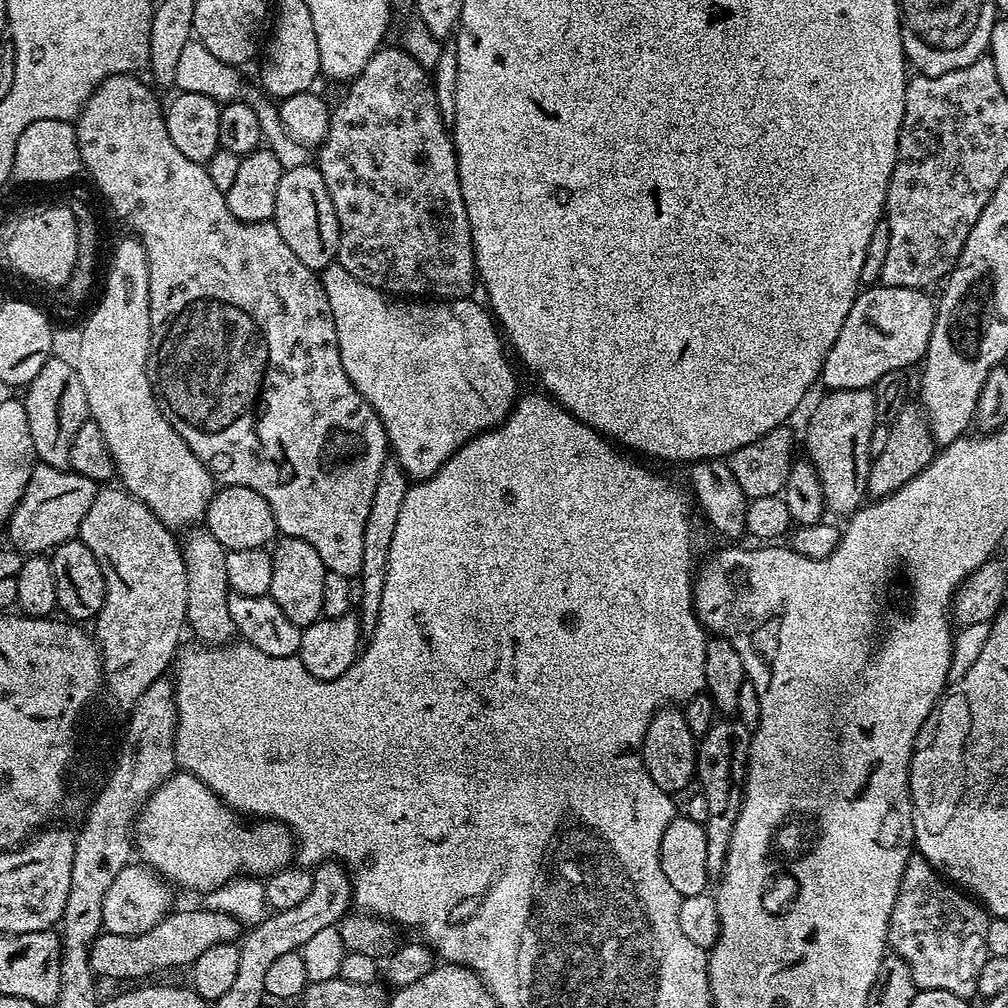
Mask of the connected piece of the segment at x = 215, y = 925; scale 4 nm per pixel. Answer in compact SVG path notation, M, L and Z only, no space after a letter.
M203 906L184 908L181 912L169 911L150 930L137 936L114 934L104 930L92 943L90 950L90 966L97 977L105 976L108 980L132 980L128 982L144 982L156 978L159 972L167 968L187 969L210 946L219 944L235 944L241 939L241 917L230 912L215 912Z

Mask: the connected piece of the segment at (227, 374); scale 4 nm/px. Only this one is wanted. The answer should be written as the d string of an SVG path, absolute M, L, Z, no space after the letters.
M136 74L107 76L93 90L92 97L84 103L84 107L81 108L80 114L76 117L74 123L76 125L76 141L78 142L83 171L85 173L89 172L92 175L93 182L100 187L100 192L108 199L109 206L136 231L133 233L140 239L148 255L148 269L150 270L150 326L152 327L150 354L148 355L148 377L152 383L152 392L156 395L156 401L159 402L164 416L170 422L170 426L174 426L174 430L178 430L182 442L186 442L186 446L190 446L192 453L207 466L213 481L219 482L224 486L246 486L250 490L262 494L262 498L266 498L270 502L270 510L274 514L276 530L281 537L293 536L294 538L302 538L302 542L310 542L310 546L314 546L314 550L318 550L318 558L322 558L327 571L334 574L342 574L349 578L359 577L362 570L362 529L366 527L366 514L370 514L370 498L374 498L374 486L378 486L378 474L382 470L385 460L389 459L390 449L388 447L388 439L386 438L386 430L382 426L378 414L372 409L370 402L366 402L362 398L362 394L358 394L354 382L350 382L350 378L346 378L346 370L342 370L342 354L338 354L338 334L334 330L334 314L330 314L330 302L326 302L326 290L322 286L319 275L302 262L298 262L298 254L294 254L294 250L290 250L290 246L286 246L282 234L278 234L278 226L275 222L272 220L242 222L238 218L234 218L234 214L230 214L230 206L226 206L225 193L222 190L218 190L218 186L214 186L207 167L194 162L190 158L186 158L186 154L182 154L182 150L178 150L178 146L174 146L174 141L171 140L170 134L166 130L166 122L164 121L165 109L162 107L162 104L156 101L155 94L139 80L140 78Z

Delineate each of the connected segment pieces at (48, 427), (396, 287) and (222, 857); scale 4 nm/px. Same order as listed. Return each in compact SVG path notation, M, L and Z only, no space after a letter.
M50 358L38 374L23 389L22 401L26 408L30 435L33 438L36 460L46 466L68 468L70 462L70 442L88 421L88 403L86 390L82 390L82 378L78 378L76 365L71 359L56 360Z
M381 47L379 52L366 62L366 66L356 75L355 80L347 85L348 93L331 109L329 130L324 141L319 145L320 160L318 167L322 174L322 182L326 182L326 190L330 190L330 202L334 202L334 214L338 214L340 227L340 245L336 251L336 260L358 282L366 282L366 286L374 286L389 294L399 294L404 298L439 298L442 300L462 300L473 295L472 287L477 287L476 255L472 249L472 231L466 214L466 202L460 189L460 175L456 165L456 149L452 142L449 125L440 119L438 102L435 100L433 77L429 69L416 61L403 47Z
M183 770L173 772L156 787L152 797L144 802L136 818L134 848L139 859L169 885L181 884L199 894L213 892L215 888L240 878L243 872L267 878L273 872L289 867L294 860L294 837L288 827L279 820L263 818L249 823L242 818L241 813L229 808L219 796L215 796L197 776Z

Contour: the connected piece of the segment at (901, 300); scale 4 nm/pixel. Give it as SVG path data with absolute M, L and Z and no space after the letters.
M875 284L856 295L838 338L826 356L821 383L829 391L872 388L882 375L921 363L936 317L935 301L923 289Z

